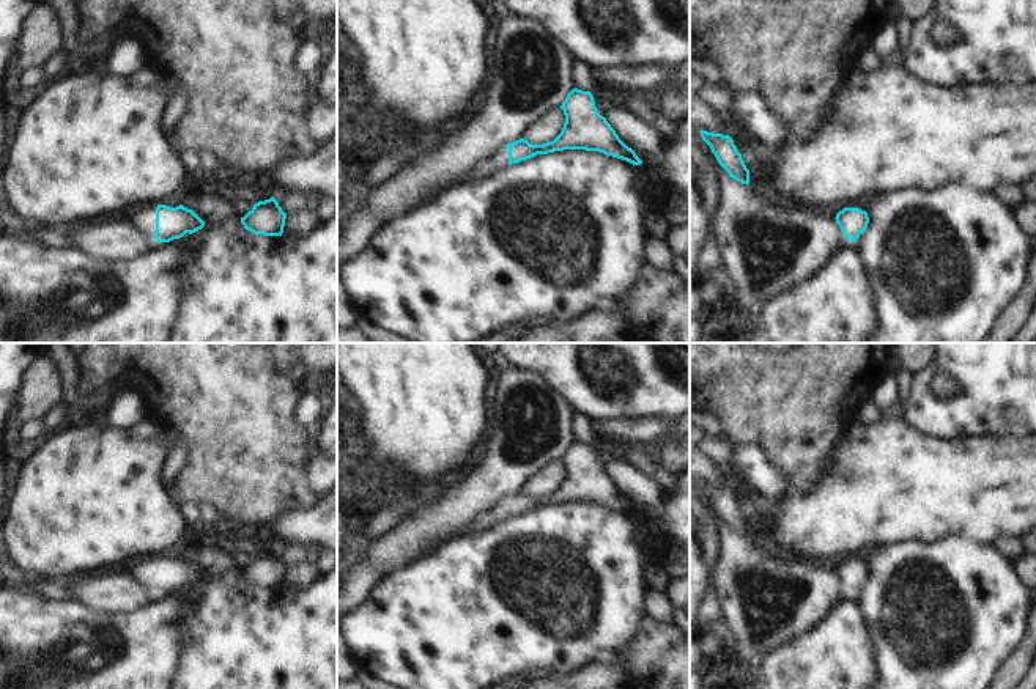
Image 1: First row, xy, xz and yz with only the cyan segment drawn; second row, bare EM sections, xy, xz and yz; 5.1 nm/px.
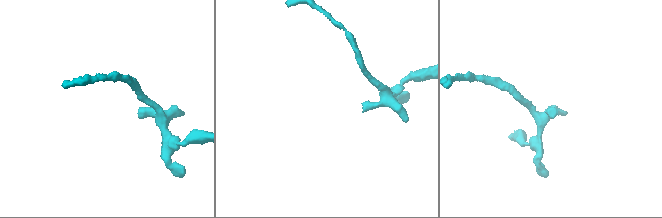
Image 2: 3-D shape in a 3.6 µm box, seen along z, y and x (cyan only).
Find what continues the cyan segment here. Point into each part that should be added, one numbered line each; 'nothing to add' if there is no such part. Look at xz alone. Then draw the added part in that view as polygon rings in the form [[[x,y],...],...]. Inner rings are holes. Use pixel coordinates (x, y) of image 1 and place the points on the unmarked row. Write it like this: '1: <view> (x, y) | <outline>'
1: xz (499, 512) | [[[504,497],[499,503],[496,503],[493,508],[487,510],[485,513],[482,513],[475,521],[468,522],[466,525],[453,530],[450,535],[447,536],[441,536],[436,540],[431,540],[430,543],[425,544],[425,547],[422,549],[422,554],[428,554],[436,551],[441,544],[444,544],[446,541],[457,538],[457,536],[464,536],[469,533],[477,533],[477,532],[483,532],[502,521],[505,521],[509,518],[509,502]]]

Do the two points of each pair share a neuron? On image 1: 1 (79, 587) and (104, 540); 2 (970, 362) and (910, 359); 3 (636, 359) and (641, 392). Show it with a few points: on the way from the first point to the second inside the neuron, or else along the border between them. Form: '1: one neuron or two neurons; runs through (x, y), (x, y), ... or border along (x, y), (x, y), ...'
1: two neurons; border along (103, 571), (93, 571), (70, 581)
2: two neurons; border along (932, 359), (923, 370), (913, 375)
3: one neuron; runs through (641, 367), (641, 384)

